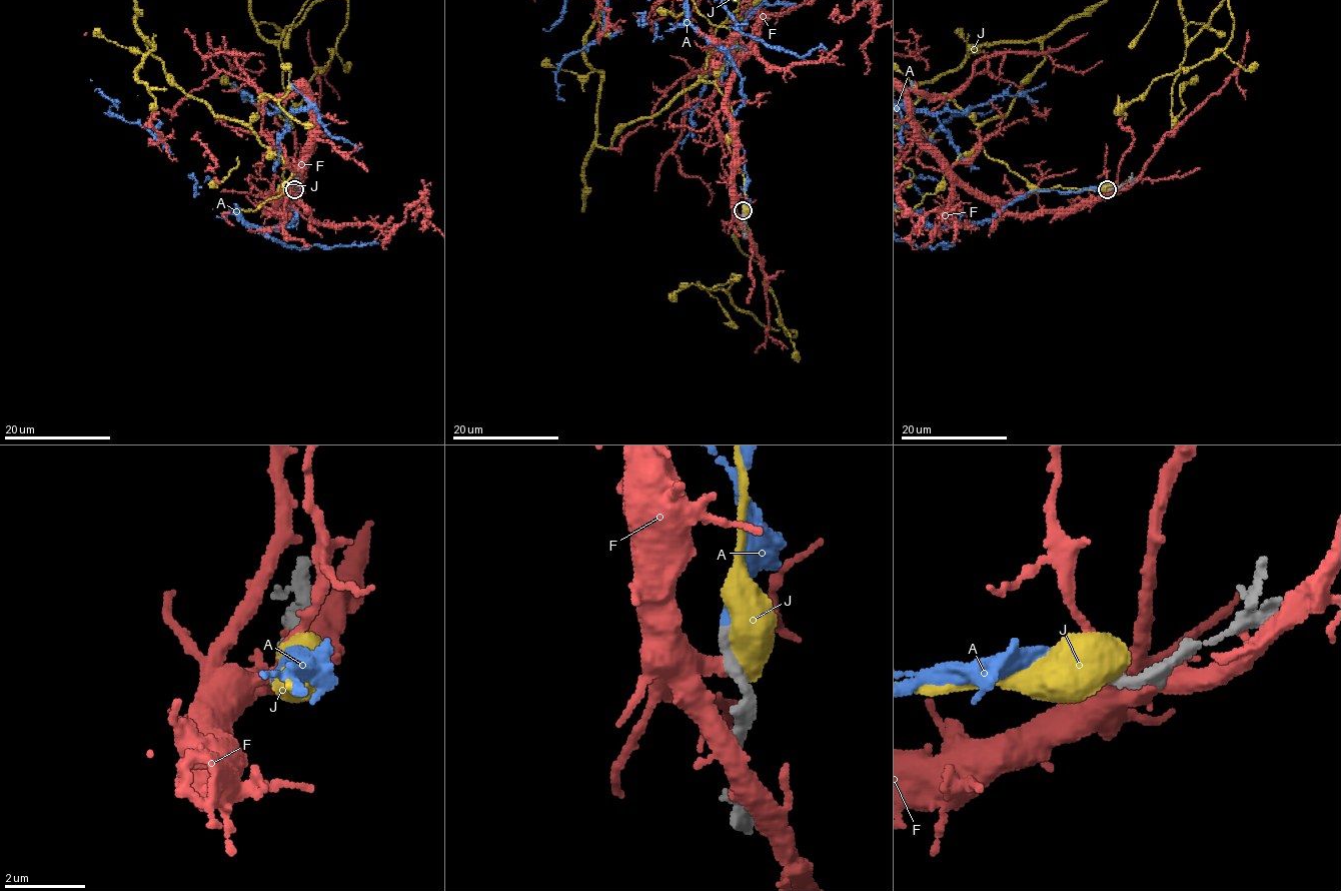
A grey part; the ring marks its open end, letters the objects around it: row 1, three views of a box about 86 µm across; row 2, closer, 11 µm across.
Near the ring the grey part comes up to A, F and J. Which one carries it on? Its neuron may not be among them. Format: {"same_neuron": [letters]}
{"same_neuron": ["A"]}

